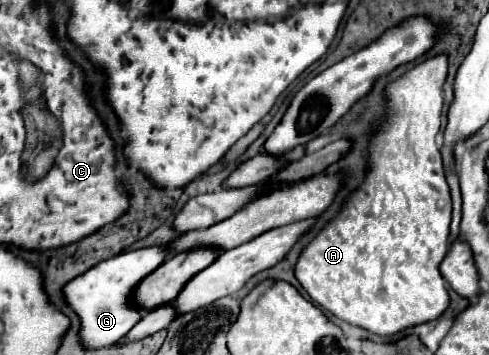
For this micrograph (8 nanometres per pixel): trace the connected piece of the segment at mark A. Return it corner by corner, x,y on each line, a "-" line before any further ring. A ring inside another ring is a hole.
439,55
409,69
387,87
387,125
371,141
371,169
365,185
347,199
337,219
303,249
295,265
297,281
321,309
381,337
393,337
409,327
435,321
449,307
449,293
439,265
447,255
451,195
435,139
441,123
445,77
447,57

